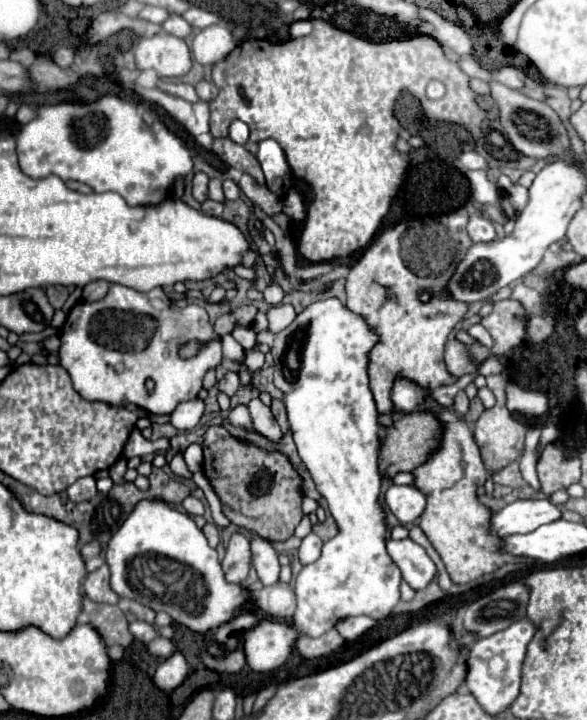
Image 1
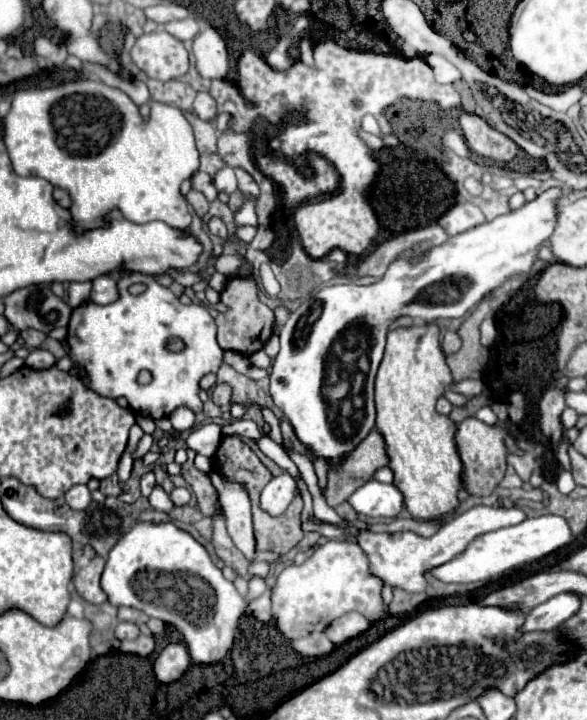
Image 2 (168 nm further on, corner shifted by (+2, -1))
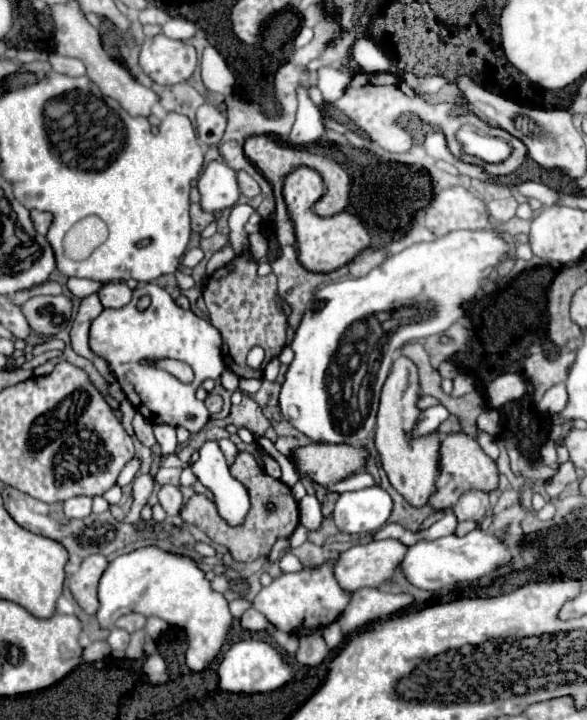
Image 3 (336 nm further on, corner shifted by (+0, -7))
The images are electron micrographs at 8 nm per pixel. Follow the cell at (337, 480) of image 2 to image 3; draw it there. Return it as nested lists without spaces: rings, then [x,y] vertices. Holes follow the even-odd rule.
[[[312,443],[298,447],[292,457],[296,459],[296,473],[300,477],[320,485],[330,485],[364,469],[368,453],[352,445]]]

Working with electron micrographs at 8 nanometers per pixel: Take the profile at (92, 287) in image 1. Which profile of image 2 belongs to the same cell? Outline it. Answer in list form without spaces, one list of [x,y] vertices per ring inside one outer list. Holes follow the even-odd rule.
[[[104,275],[104,277],[98,277],[98,279],[92,281],[90,301],[106,305],[106,303],[116,301],[116,297],[118,297],[118,293],[116,293],[116,279]]]

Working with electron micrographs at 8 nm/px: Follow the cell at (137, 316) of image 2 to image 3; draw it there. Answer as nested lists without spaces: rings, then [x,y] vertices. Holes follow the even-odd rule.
[[[146,283],[138,289],[134,289],[134,297],[128,305],[120,309],[104,309],[100,317],[92,321],[90,327],[90,349],[106,359],[112,373],[116,375],[122,391],[126,393],[128,401],[150,421],[150,423],[166,423],[172,427],[184,427],[190,433],[198,433],[210,419],[208,409],[202,401],[196,399],[196,389],[200,383],[208,377],[220,377],[224,371],[222,363],[222,337],[218,335],[218,329],[206,321],[196,317],[190,309],[180,309],[174,299],[158,285]],[[148,295],[150,307],[146,311],[138,311],[138,299]],[[158,357],[170,357],[184,361],[194,371],[192,383],[180,383],[174,375],[168,371],[162,371],[158,367],[146,367],[140,365],[140,359],[158,359]]]

